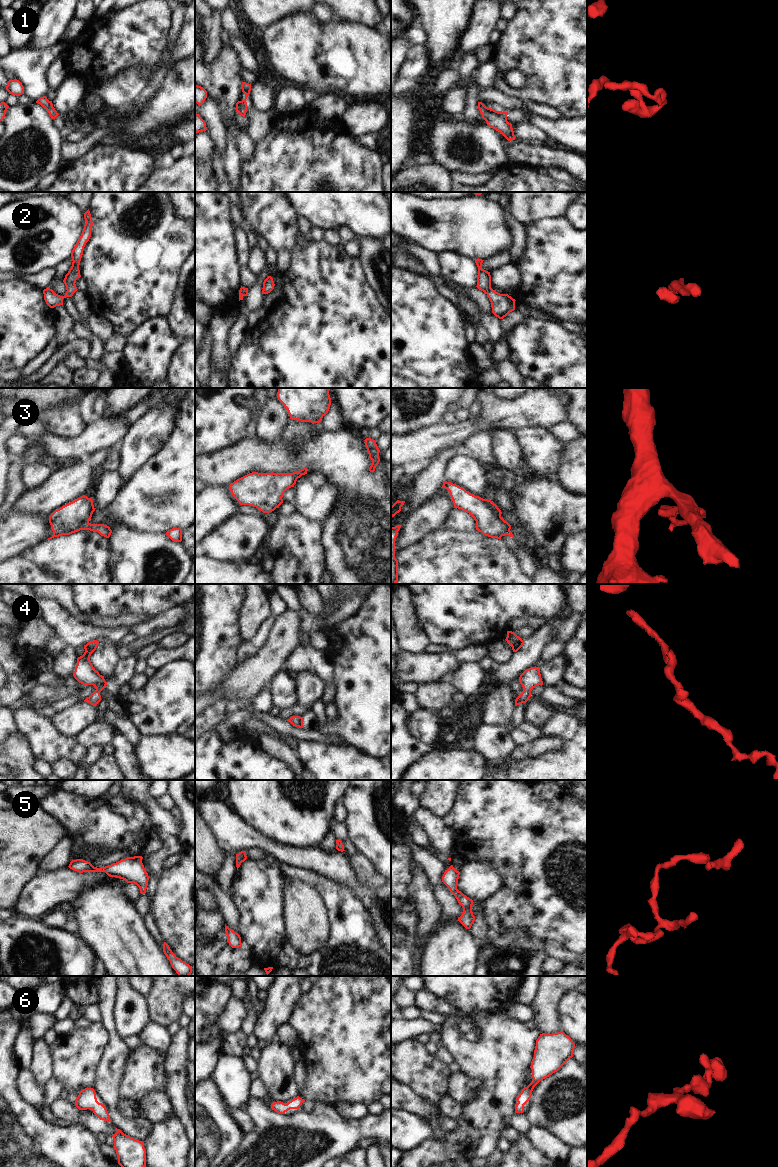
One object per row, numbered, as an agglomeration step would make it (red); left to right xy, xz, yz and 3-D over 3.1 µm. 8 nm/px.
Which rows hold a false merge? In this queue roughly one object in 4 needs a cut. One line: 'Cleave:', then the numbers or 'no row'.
Cleave: no row.

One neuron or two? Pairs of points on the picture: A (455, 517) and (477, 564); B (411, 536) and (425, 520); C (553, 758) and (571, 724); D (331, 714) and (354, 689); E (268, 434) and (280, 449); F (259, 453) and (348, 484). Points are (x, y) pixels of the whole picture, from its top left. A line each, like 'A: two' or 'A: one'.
A: two
B: one
C: one
D: two
E: two
F: one

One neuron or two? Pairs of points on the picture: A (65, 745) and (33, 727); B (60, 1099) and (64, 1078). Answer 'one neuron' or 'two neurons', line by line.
A: one neuron
B: two neurons

